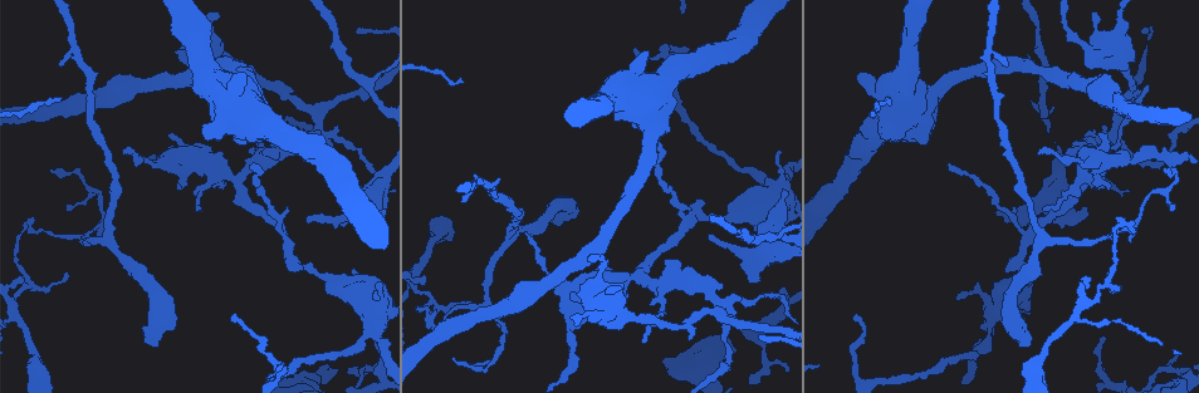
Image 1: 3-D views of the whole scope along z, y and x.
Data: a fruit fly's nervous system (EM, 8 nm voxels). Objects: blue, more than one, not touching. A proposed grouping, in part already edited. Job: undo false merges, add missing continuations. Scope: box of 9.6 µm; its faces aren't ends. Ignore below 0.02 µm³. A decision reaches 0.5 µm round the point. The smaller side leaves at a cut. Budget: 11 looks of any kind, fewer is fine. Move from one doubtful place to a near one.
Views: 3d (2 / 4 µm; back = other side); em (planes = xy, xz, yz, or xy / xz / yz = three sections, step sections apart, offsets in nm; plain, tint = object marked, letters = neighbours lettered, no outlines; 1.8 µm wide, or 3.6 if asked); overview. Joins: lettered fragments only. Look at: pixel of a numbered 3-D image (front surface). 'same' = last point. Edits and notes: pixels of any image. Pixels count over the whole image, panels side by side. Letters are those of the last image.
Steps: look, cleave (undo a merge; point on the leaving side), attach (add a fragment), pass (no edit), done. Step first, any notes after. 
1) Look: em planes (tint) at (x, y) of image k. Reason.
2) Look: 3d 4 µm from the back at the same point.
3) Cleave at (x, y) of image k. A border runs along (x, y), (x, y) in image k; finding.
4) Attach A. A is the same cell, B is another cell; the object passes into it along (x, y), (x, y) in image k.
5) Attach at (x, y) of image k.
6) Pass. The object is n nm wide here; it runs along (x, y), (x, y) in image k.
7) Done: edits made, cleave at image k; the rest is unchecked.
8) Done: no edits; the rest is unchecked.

Look: 3d 2 µm at (770, 237) of image 1. Side arm on a straight run.

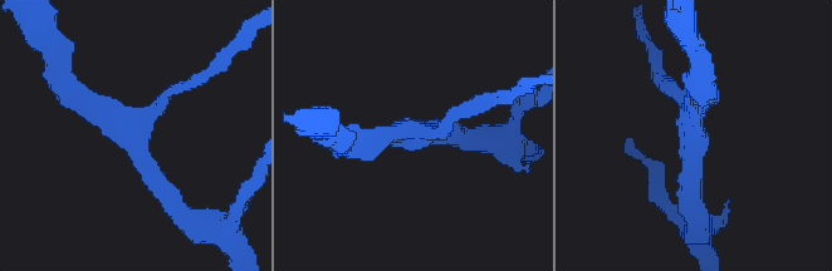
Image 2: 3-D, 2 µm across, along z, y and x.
Look: em planes (letters) at (690, 137) of image 2.

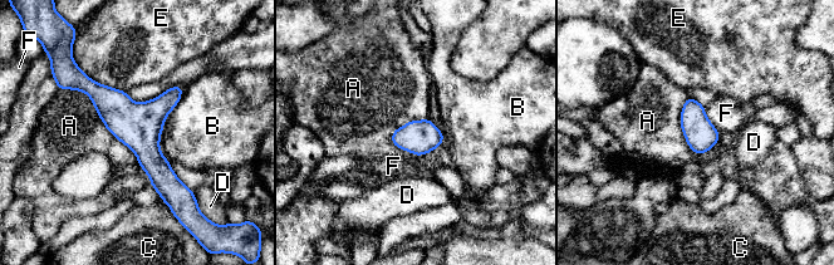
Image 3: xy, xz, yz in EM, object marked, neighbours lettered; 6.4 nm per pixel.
Pass. The longest contact is with A, 700 nm; A, B, C, D, E and F are other cells; it runs along (83, 79), (143, 140), (173, 197) in image 3; all the same neuron.

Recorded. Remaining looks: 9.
Look: em planes (letters) at (1086, 210) of image 1. An open end.

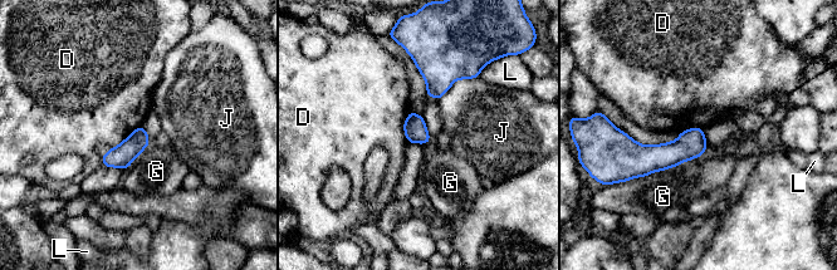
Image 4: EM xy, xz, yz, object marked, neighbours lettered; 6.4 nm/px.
Pass. The longest contact is with G, 550 nm; D, G, J and L are other cells; it runs along (703, 143), (674, 153), (625, 145) in image 4; none of them fits.

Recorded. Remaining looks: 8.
Look: em 3.6 µm xy step 8 (tint) at (152, 346) of image 1. Stops while still wide.

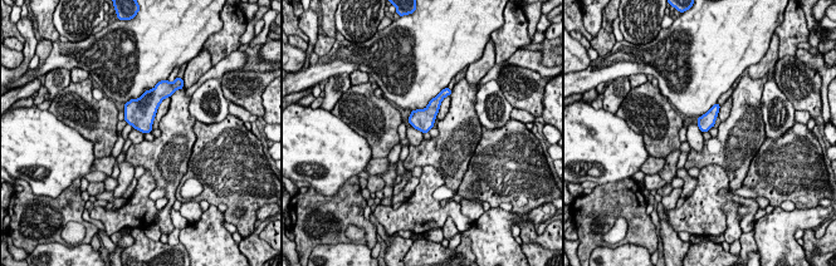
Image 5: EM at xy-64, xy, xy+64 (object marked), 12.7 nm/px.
Look: em 3.6 µm planes (letters) at the same point.

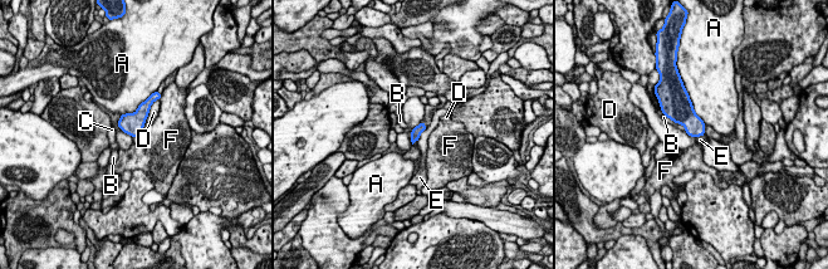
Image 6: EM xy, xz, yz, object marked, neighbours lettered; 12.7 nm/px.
Pass. A, B, C, D, E and F are other cells; a border runs along (704, 133), (696, 137) in image 6; none of them fits.

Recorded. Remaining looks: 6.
Look: 3d 2 µm at (1130, 229) of image 1. Abrupt turn.

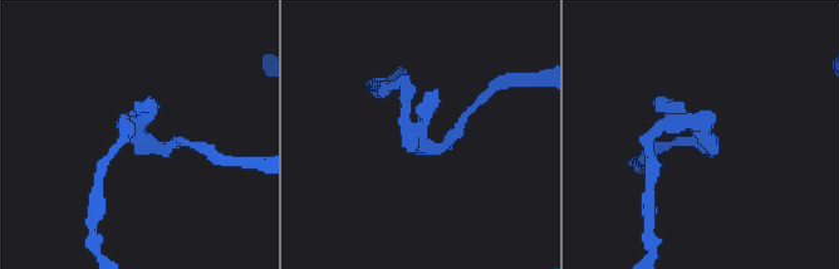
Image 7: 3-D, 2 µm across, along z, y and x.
Look: em planes (letters) at (704, 141) of image 7.

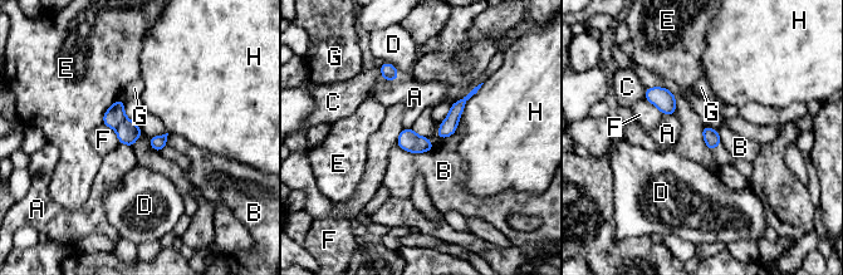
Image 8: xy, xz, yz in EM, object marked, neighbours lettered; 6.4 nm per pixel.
Cleave at (128, 132) of image 8. A, B, C, D, E, F, G and H are other cells; a border runs along (125, 116), (123, 121), (114, 129) in image 8; a second neuron is stuck on.

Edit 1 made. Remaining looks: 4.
Done: edits made, cleave at image 8; the rest is unchecked.

